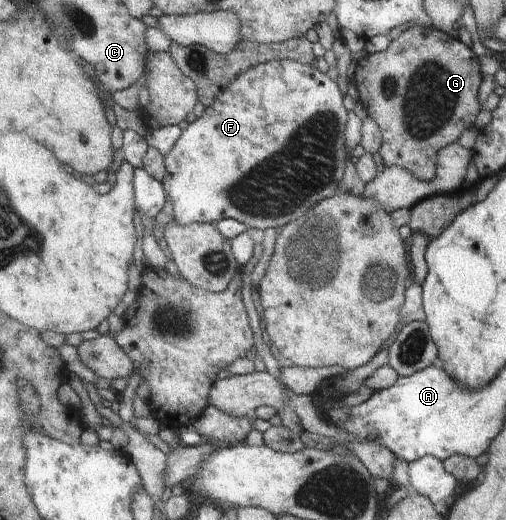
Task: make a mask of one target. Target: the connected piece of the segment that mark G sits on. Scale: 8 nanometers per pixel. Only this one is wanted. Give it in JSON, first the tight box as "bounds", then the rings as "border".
{"bounds":[351,26,482,181],"border":[[[414,26],[401,32],[401,34],[393,40],[390,40],[386,49],[372,54],[368,53],[366,56],[355,61],[353,65],[354,74],[352,75],[351,85],[357,90],[358,101],[361,103],[365,113],[369,116],[379,128],[380,146],[378,149],[379,157],[382,163],[389,166],[399,166],[406,169],[410,174],[413,174],[415,179],[421,181],[429,181],[434,177],[436,166],[436,153],[446,145],[457,142],[459,134],[464,129],[473,126],[473,119],[479,110],[479,103],[477,99],[477,92],[480,83],[482,82],[482,75],[480,72],[480,63],[478,62],[478,53],[474,49],[469,49],[467,46],[459,42],[449,34],[436,30],[431,26]]]}

